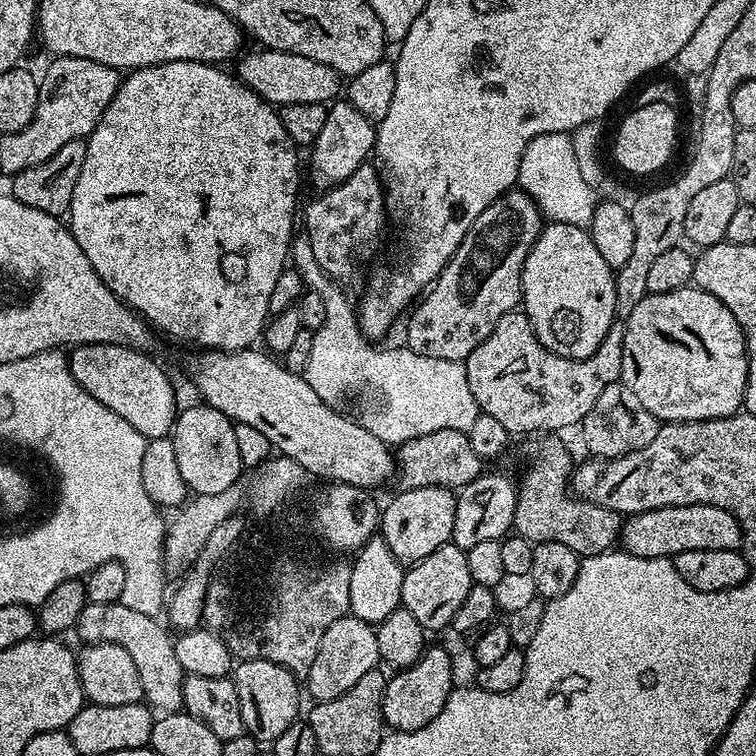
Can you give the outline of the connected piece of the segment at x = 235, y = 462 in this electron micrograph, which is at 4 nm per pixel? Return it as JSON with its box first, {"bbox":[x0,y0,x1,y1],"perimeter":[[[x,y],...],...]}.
{"bbox":[170,402,244,495],"perimeter":[[[195,402],[181,411],[172,425],[170,433],[178,469],[189,493],[195,495],[219,494],[237,486],[240,472],[244,468],[238,458],[234,430],[236,424],[222,410],[214,410],[203,402]]]}

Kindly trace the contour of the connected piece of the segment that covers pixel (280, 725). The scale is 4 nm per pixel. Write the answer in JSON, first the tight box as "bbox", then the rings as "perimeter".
{"bbox":[234,660,302,742],"perimeter":[[[241,660],[235,665],[234,679],[247,735],[260,742],[271,742],[286,730],[286,726],[297,723],[302,684],[293,672],[286,670],[286,666],[269,660]]]}

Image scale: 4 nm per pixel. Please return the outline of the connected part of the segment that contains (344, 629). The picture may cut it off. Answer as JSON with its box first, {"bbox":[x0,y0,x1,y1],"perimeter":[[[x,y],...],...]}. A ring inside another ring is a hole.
{"bbox":[306,614,380,702],"perimeter":[[[351,614],[338,618],[338,622],[334,622],[326,634],[322,634],[322,646],[318,646],[314,666],[310,666],[306,677],[307,695],[309,692],[316,702],[338,698],[380,663],[375,627]]]}

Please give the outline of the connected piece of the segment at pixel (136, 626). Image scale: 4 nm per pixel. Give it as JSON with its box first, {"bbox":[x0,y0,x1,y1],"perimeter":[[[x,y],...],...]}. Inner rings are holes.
{"bbox":[74,602,186,714],"perimeter":[[[122,602],[112,603],[112,604],[94,604],[88,603],[86,607],[82,610],[82,614],[78,618],[78,622],[76,623],[74,632],[75,635],[78,634],[84,639],[83,643],[85,645],[89,644],[117,644],[118,646],[122,646],[122,650],[126,650],[126,654],[130,654],[130,658],[134,661],[134,667],[138,670],[138,678],[142,678],[142,690],[144,691],[144,700],[147,701],[149,705],[157,713],[163,714],[165,712],[178,712],[181,711],[182,705],[184,703],[184,699],[182,698],[182,694],[180,693],[180,687],[184,685],[184,677],[186,675],[183,668],[181,668],[180,663],[178,662],[178,658],[176,657],[176,649],[170,643],[170,636],[168,640],[168,634],[170,634],[169,629],[165,627],[163,623],[159,624],[161,621],[157,619],[155,616],[147,616],[146,614],[138,614],[138,610],[130,610],[130,606],[126,606]]]}

